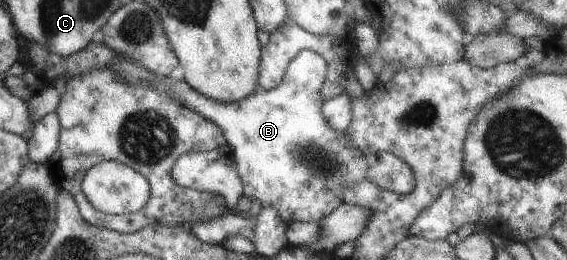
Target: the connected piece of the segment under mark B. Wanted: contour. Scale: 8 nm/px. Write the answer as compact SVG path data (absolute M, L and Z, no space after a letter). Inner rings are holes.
M31 41L28 43L28 56L44 72L41 76L44 81L47 81L48 86L53 86L52 80L58 76L65 76L65 79L68 80L95 68L110 67L124 80L135 85L150 85L159 91L164 91L186 106L198 111L204 118L215 122L231 146L233 159L243 186L243 194L251 200L260 200L263 207L272 206L275 208L286 224L292 221L321 221L344 203L343 196L347 188L360 183L363 179L370 179L377 187L396 194L411 192L415 185L412 169L398 156L383 151L363 157L354 145L349 145L346 133L338 132L329 125L321 111L324 100L320 94L327 73L327 64L324 58L315 52L300 51L286 67L283 79L276 88L269 91L259 88L246 99L235 103L221 103L196 92L186 81L182 80L179 74L168 77L157 75L141 65L125 59L122 55L118 55L104 43L91 41L82 50L65 57L50 52L42 45Z

